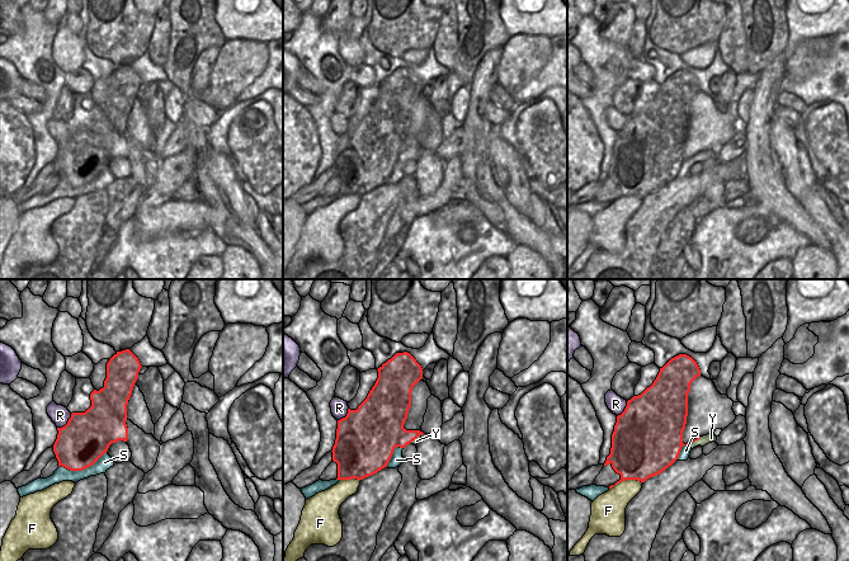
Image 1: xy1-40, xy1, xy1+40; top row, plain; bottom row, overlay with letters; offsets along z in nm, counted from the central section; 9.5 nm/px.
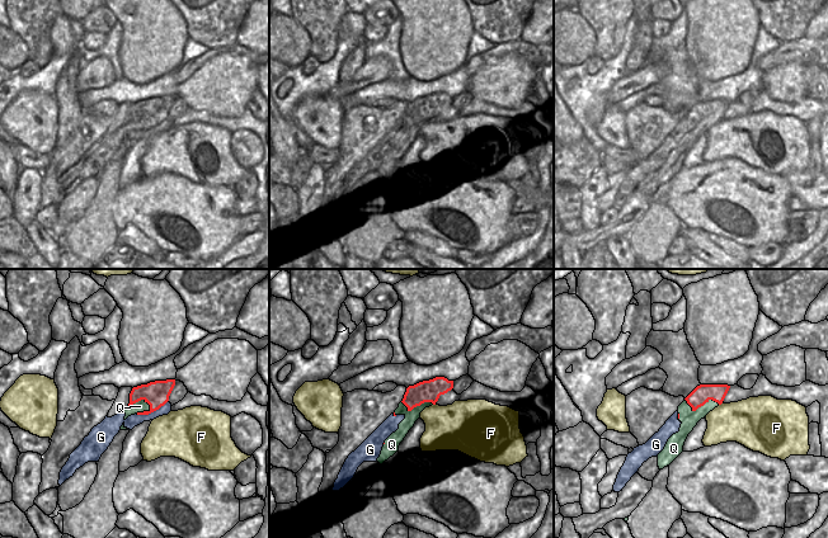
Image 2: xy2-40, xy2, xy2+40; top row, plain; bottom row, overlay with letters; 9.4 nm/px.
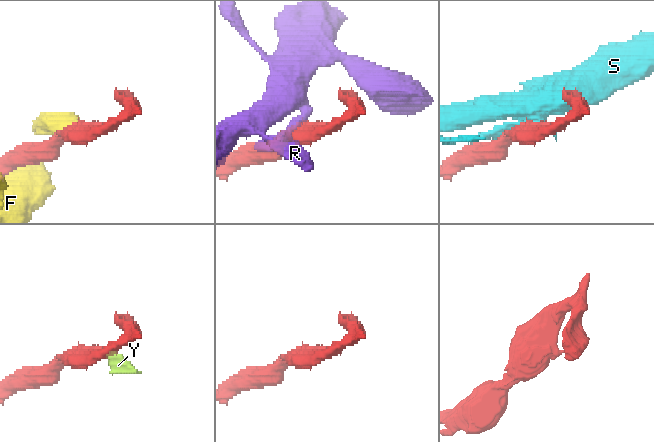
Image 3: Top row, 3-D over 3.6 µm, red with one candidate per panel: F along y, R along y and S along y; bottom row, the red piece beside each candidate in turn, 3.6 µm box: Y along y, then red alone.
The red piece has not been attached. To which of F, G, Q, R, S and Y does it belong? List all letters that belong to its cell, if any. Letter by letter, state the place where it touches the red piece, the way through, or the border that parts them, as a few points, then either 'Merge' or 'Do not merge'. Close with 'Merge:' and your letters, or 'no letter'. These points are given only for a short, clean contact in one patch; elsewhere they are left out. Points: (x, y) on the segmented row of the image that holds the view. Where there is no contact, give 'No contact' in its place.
F: Touches red at xy1+40 (626, 479). Do not merge
G: Touches red at xy2-40 (151, 411). Merge
Q: Touches red at xy2-40 (139, 400). Do not merge
R: Touches red at xy1-40 (67, 423). Do not merge
S: Touches red at xy1-40 (83, 468). Do not merge
Y: Touches red at xy1 (414, 439). Boundary: xy1 (420, 434), (409, 443). Do not merge
Merge: G

